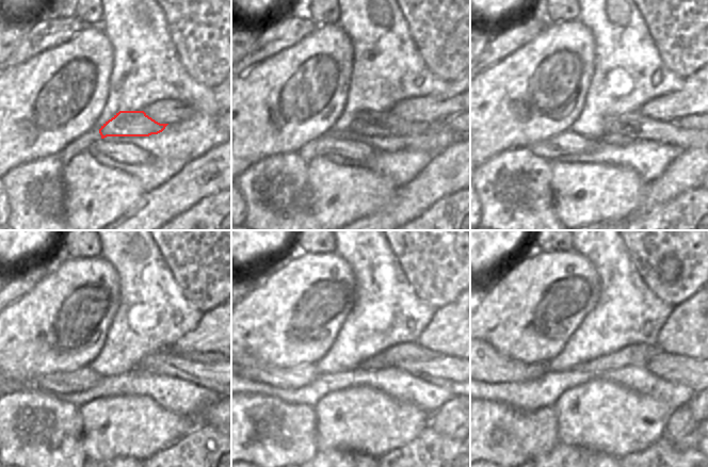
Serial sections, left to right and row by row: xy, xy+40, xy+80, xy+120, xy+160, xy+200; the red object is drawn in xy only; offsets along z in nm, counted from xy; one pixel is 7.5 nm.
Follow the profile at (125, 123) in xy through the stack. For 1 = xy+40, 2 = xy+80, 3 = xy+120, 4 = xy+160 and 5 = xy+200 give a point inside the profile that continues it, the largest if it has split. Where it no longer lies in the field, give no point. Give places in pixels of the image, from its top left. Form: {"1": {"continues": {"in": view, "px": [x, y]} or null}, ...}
{"1": {"continues": {"in": "xy+40", "px": [367, 123]}}, "2": {"continues": {"in": "xy+80", "px": [636, 126]}}, "3": {"continues": {"in": "xy+120", "px": [171, 364]}}, "4": {"continues": {"in": "xy+160", "px": [448, 372]}}, "5": {"continues": {"in": "xy+200", "px": [686, 370]}}}

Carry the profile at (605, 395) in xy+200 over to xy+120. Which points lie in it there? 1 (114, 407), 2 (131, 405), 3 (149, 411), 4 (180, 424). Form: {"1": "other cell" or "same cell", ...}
{"1": "same cell", "2": "same cell", "3": "same cell", "4": "same cell"}

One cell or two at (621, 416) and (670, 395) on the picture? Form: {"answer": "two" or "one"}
{"answer": "two"}

